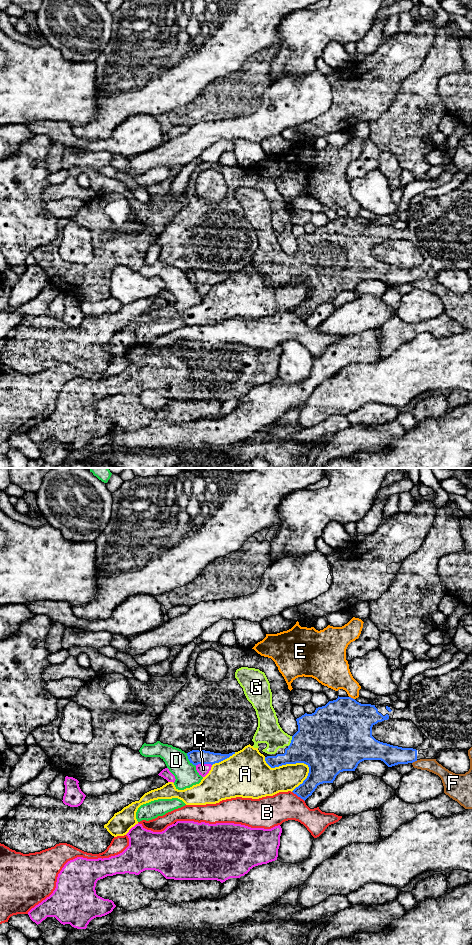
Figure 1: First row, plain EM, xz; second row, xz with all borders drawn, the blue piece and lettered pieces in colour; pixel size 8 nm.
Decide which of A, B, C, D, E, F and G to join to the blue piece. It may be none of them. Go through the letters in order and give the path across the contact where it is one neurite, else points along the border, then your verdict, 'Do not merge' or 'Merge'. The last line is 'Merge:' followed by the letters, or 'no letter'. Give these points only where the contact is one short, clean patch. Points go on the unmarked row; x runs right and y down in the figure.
A: Do not merge
B: Do not merge
C: Do not merge
D: Boundary: xz (186, 273), (189, 280), (195, 286). Do not merge
E: Boundary: xz (349, 216), (354, 219). Do not merge
F: Boundary: xz (417, 280), (412, 283). Do not merge
G: Merge
Merge: G

